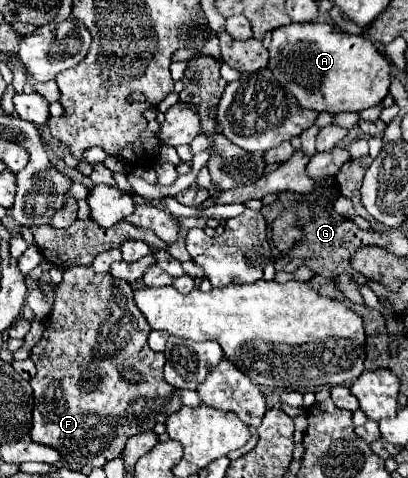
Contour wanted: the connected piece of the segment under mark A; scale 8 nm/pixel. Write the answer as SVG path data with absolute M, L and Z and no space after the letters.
M290 23L272 31L268 69L304 109L316 113L360 113L388 95L392 63L364 35L350 35L328 23Z

